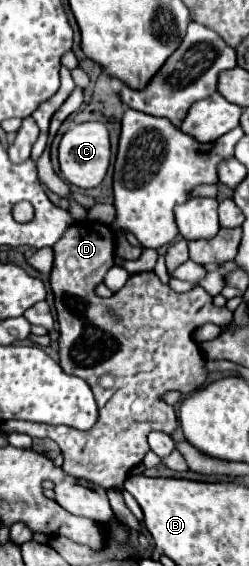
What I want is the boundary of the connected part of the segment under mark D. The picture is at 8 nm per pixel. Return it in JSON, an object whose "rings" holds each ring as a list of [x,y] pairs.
{"rings":[[[78,220],[64,232],[58,244],[54,244],[54,266],[50,272],[54,308],[60,324],[60,366],[66,374],[80,376],[88,382],[98,404],[98,420],[86,432],[70,426],[34,424],[34,438],[52,438],[54,442],[58,442],[64,454],[64,472],[68,472],[74,478],[100,484],[104,488],[122,486],[130,470],[142,462],[144,454],[148,452],[146,434],[150,434],[150,430],[172,434],[172,430],[176,428],[176,412],[172,406],[164,404],[160,396],[164,396],[170,390],[188,394],[204,386],[208,372],[204,368],[204,356],[198,344],[192,342],[192,332],[208,322],[224,328],[232,320],[232,312],[226,306],[214,306],[212,296],[200,286],[186,294],[176,294],[170,286],[162,284],[154,272],[132,274],[126,286],[118,290],[112,298],[98,296],[96,286],[102,282],[106,270],[112,266],[112,242],[114,232],[106,224],[96,220]]]}

